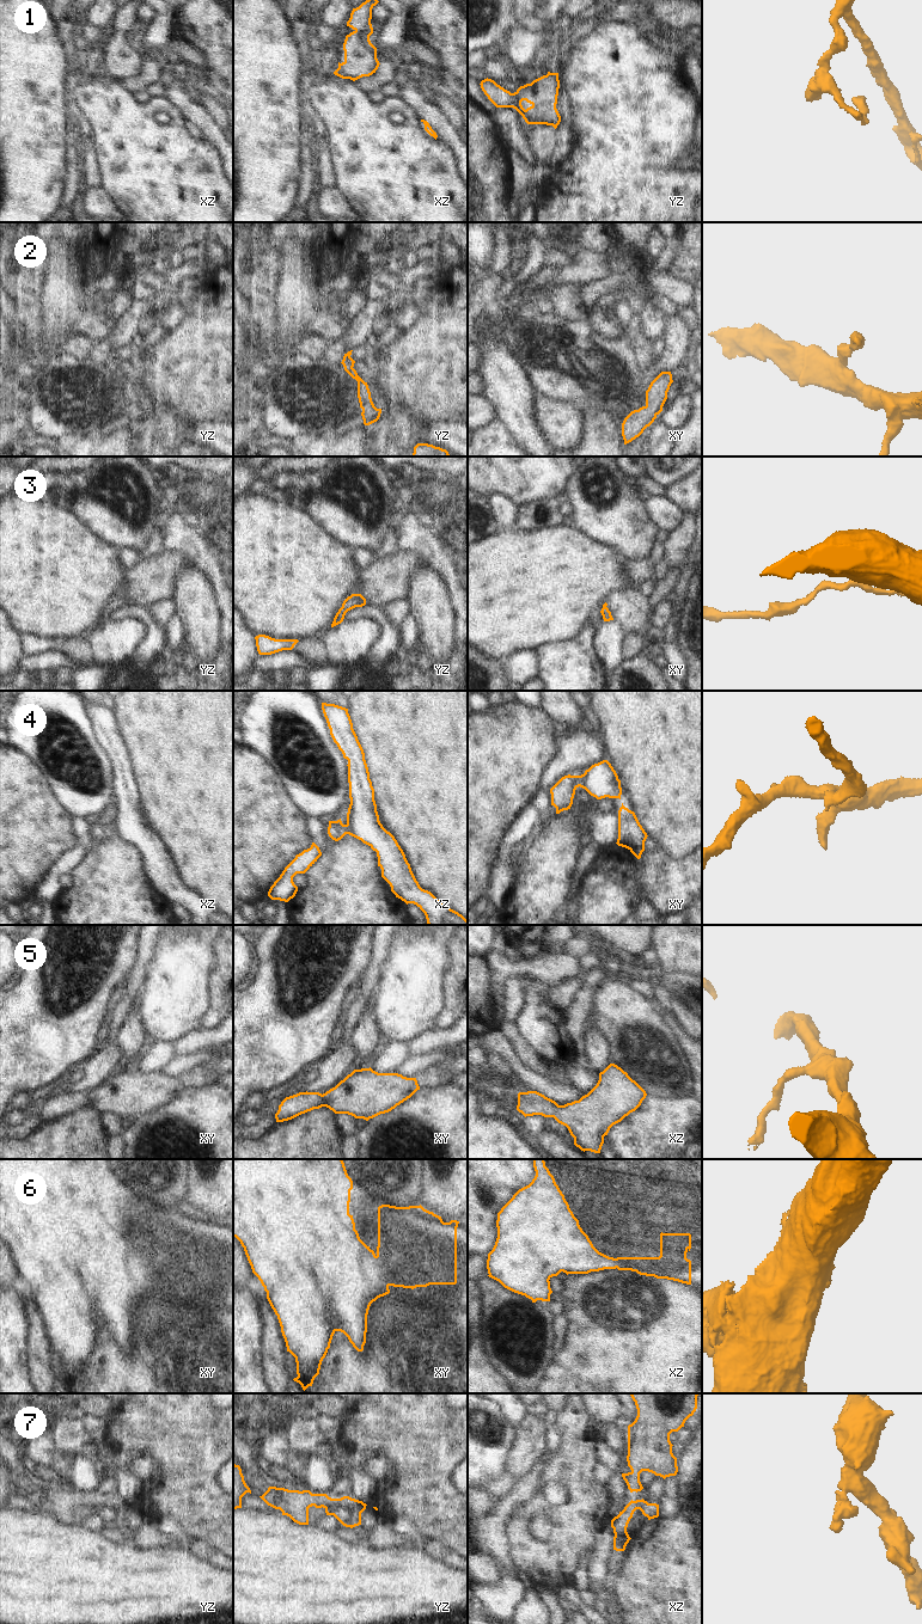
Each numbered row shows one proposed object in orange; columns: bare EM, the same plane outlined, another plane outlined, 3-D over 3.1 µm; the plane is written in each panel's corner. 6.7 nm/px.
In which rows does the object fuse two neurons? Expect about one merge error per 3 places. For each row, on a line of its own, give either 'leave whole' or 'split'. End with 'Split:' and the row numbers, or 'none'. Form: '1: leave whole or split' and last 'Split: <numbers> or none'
1: leave whole
2: leave whole
3: leave whole
4: split
5: leave whole
6: split
7: leave whole
Split: 4, 6

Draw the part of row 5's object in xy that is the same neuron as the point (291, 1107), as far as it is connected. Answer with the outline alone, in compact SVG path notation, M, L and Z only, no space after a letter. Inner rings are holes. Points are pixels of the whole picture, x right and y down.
M370 1068L354 1070L325 1093L299 1092L286 1097L275 1114L276 1122L326 1107L335 1114L348 1114L368 1121L395 1109L420 1086L416 1078L398 1073L378 1073Z

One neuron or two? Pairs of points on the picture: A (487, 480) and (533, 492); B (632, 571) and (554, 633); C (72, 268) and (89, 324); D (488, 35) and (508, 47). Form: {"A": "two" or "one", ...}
{"A": "one", "B": "two", "C": "one", "D": "two"}

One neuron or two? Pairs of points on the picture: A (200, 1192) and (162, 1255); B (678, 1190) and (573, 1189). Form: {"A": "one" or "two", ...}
{"A": "one", "B": "two"}

